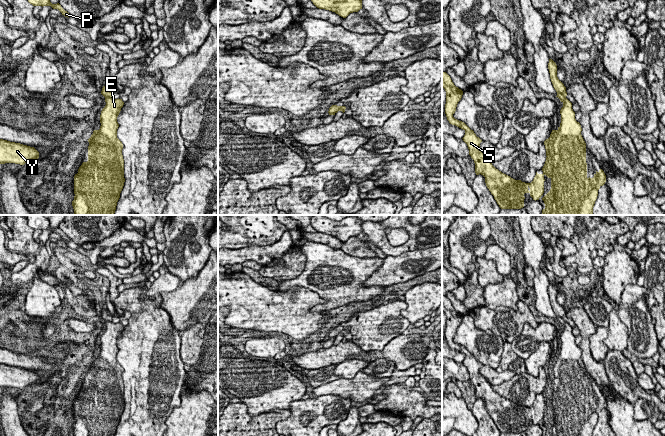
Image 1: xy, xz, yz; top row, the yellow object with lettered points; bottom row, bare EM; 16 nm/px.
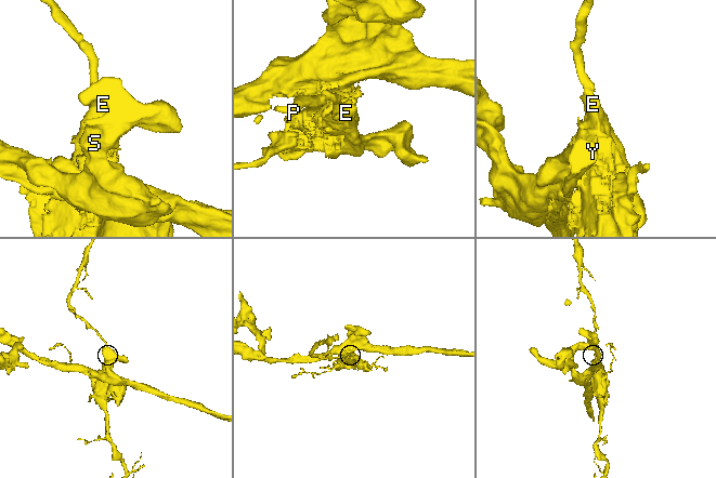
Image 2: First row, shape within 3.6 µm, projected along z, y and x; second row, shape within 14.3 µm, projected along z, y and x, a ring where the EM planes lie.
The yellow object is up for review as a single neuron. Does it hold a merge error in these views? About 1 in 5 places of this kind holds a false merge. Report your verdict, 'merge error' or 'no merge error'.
merge error

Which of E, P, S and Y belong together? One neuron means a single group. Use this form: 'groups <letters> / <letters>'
groups E S Y / P

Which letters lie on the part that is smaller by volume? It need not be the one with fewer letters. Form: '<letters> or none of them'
P

